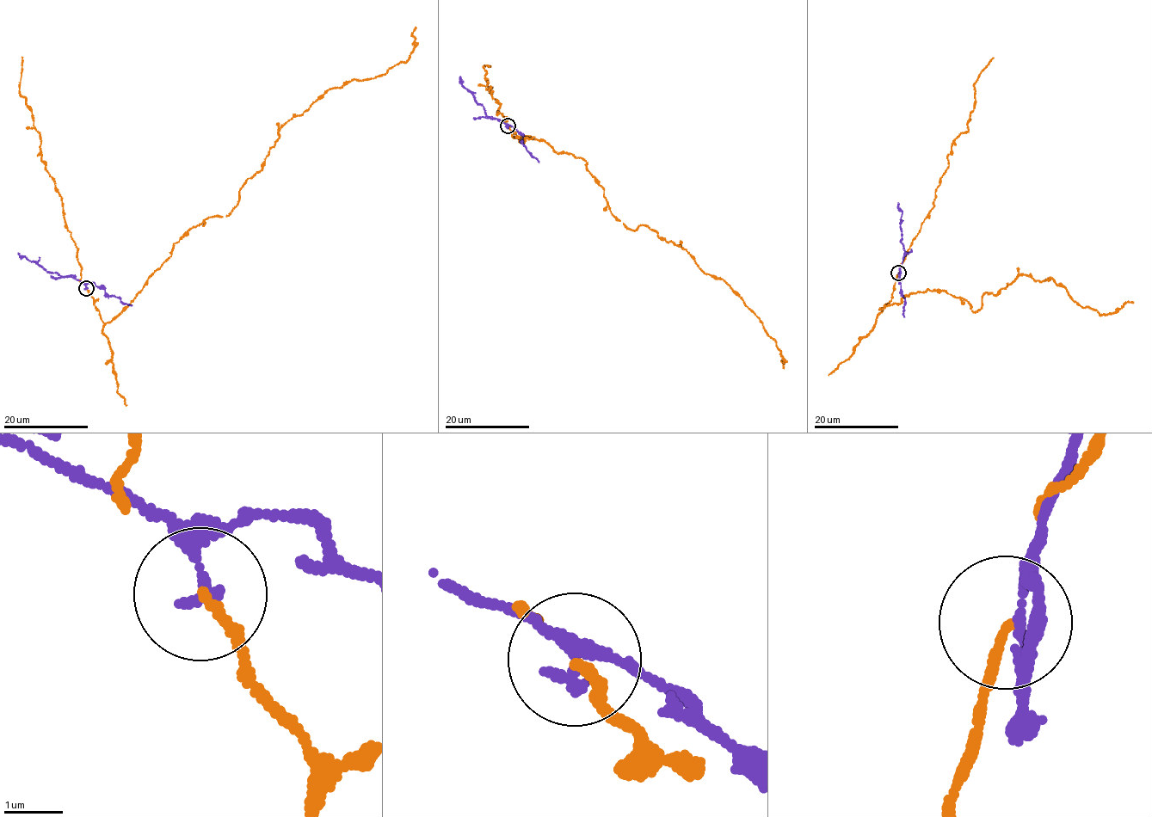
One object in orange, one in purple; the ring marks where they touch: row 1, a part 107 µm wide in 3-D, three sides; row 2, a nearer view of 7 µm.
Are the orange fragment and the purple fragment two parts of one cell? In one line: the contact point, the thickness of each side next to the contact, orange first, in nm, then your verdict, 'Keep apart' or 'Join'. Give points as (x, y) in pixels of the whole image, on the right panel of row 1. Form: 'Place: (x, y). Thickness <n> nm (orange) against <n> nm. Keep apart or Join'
Place: (898, 273). Thickness 140 nm (orange) against 180 nm. Keep apart

